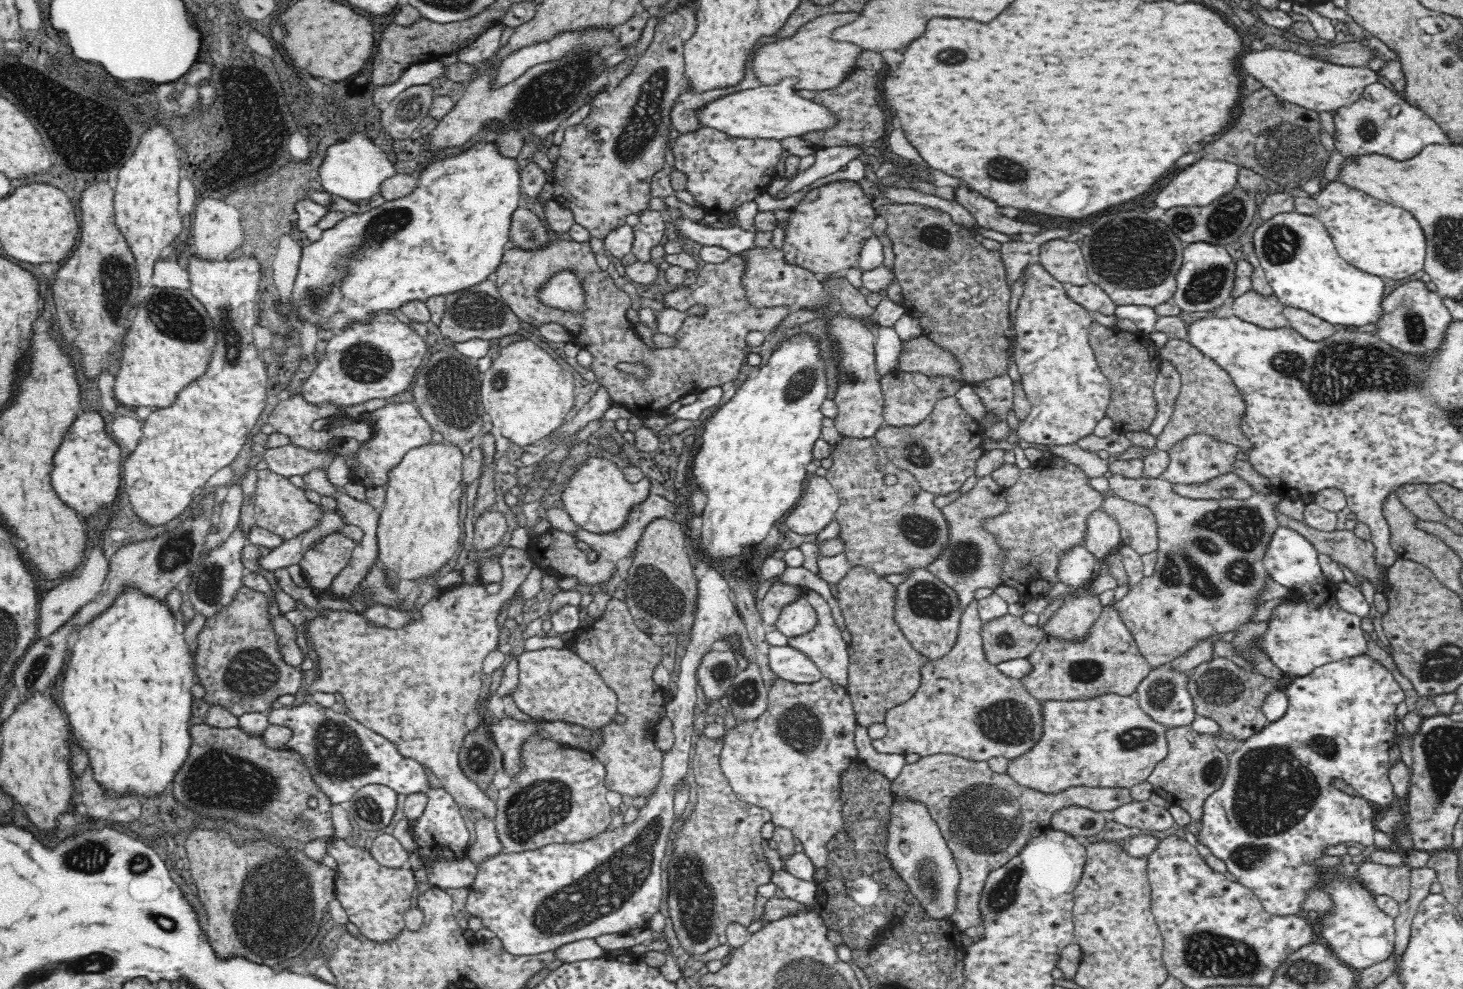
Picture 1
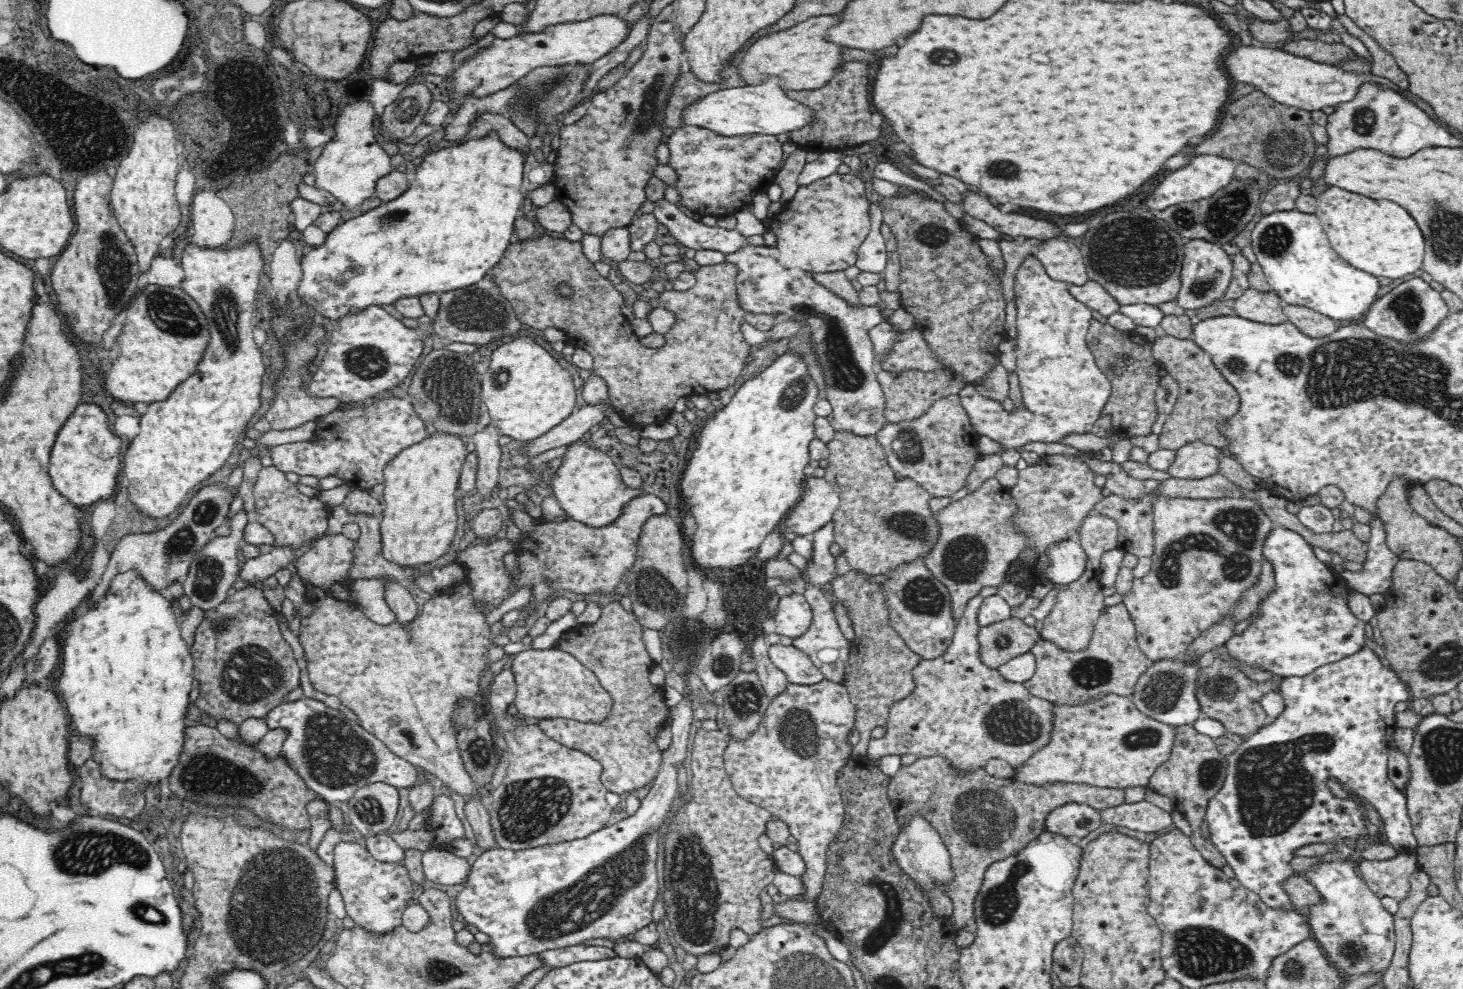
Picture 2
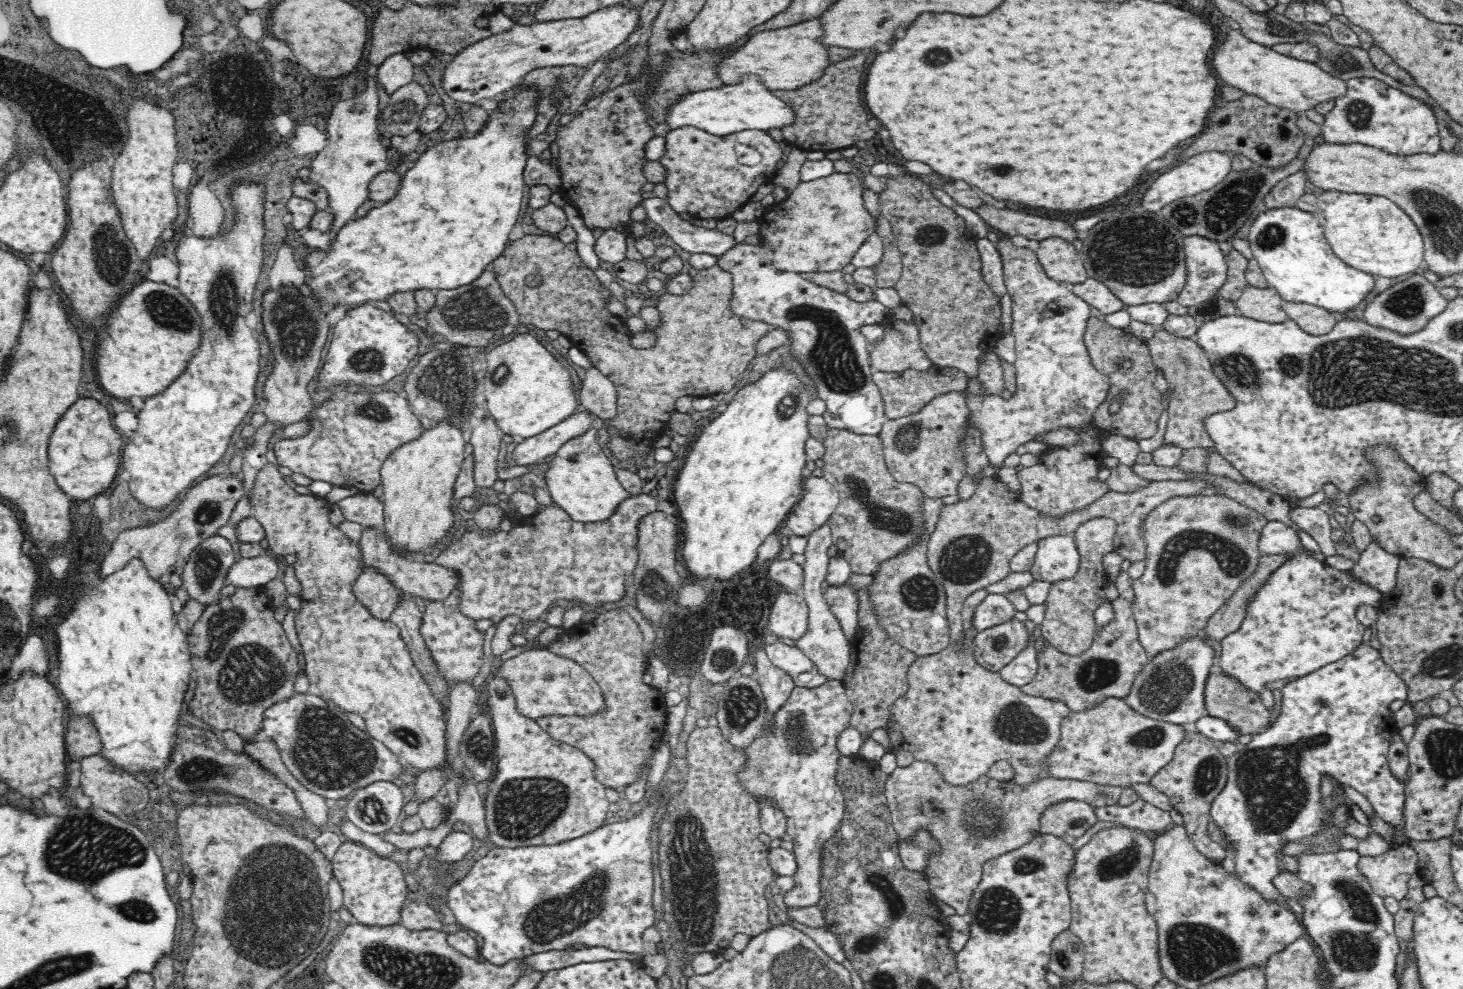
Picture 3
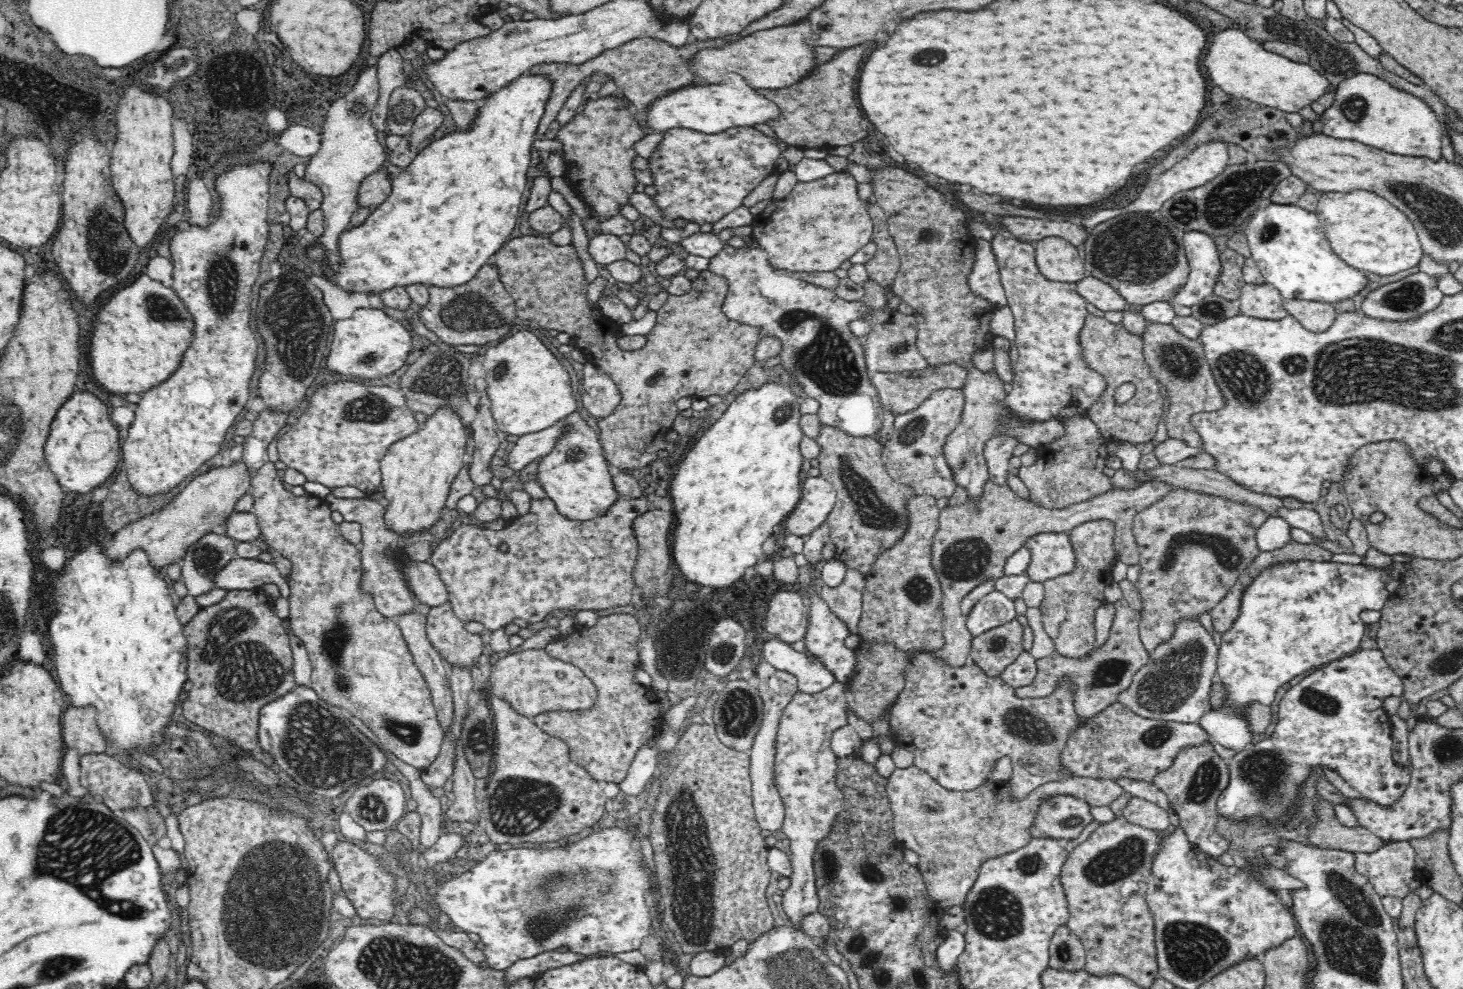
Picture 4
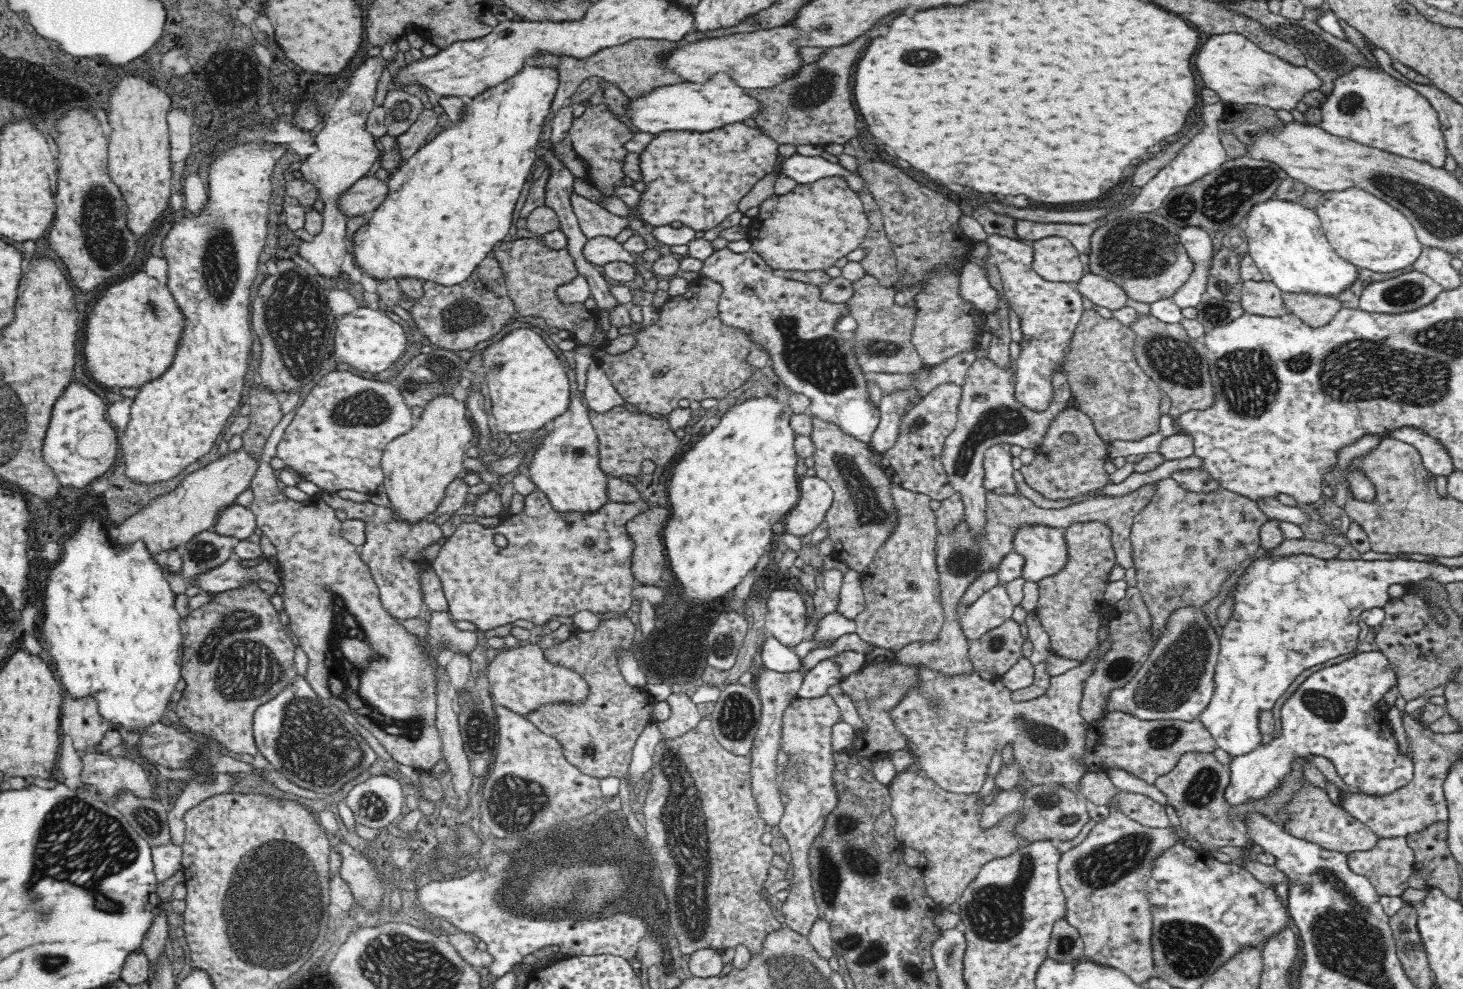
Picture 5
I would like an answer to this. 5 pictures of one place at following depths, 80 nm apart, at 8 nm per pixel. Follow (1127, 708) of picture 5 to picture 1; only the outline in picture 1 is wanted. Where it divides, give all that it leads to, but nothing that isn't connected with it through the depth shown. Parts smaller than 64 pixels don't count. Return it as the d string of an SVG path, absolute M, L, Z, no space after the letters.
M1170 664L1158 666L1150 669L1148 676L1137 686L1134 697L1144 713L1170 729L1191 725L1198 714L1187 686L1188 672L1174 670Z

